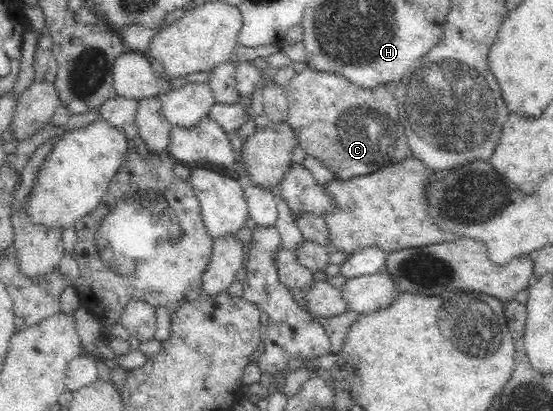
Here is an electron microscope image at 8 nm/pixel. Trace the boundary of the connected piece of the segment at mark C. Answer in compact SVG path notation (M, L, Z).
M305 66L286 86L289 106L285 121L297 131L297 142L305 153L323 161L323 164L335 173L335 178L344 180L369 175L410 155L405 129L398 115L396 98L389 92L389 88L391 87L360 88L339 74L315 71Z

